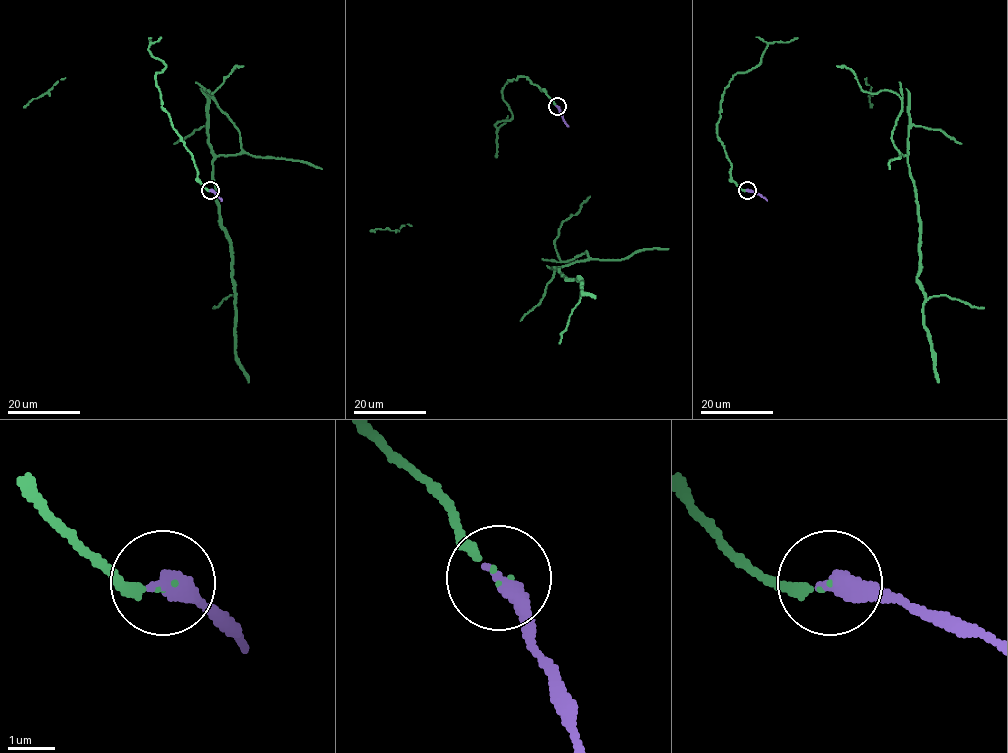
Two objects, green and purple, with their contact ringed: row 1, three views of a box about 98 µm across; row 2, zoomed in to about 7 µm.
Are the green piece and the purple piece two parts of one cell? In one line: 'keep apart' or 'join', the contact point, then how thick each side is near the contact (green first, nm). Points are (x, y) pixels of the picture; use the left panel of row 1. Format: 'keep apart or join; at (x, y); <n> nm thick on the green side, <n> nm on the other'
join; at (210, 190); 90 nm thick on the green side, 400 nm on the other

